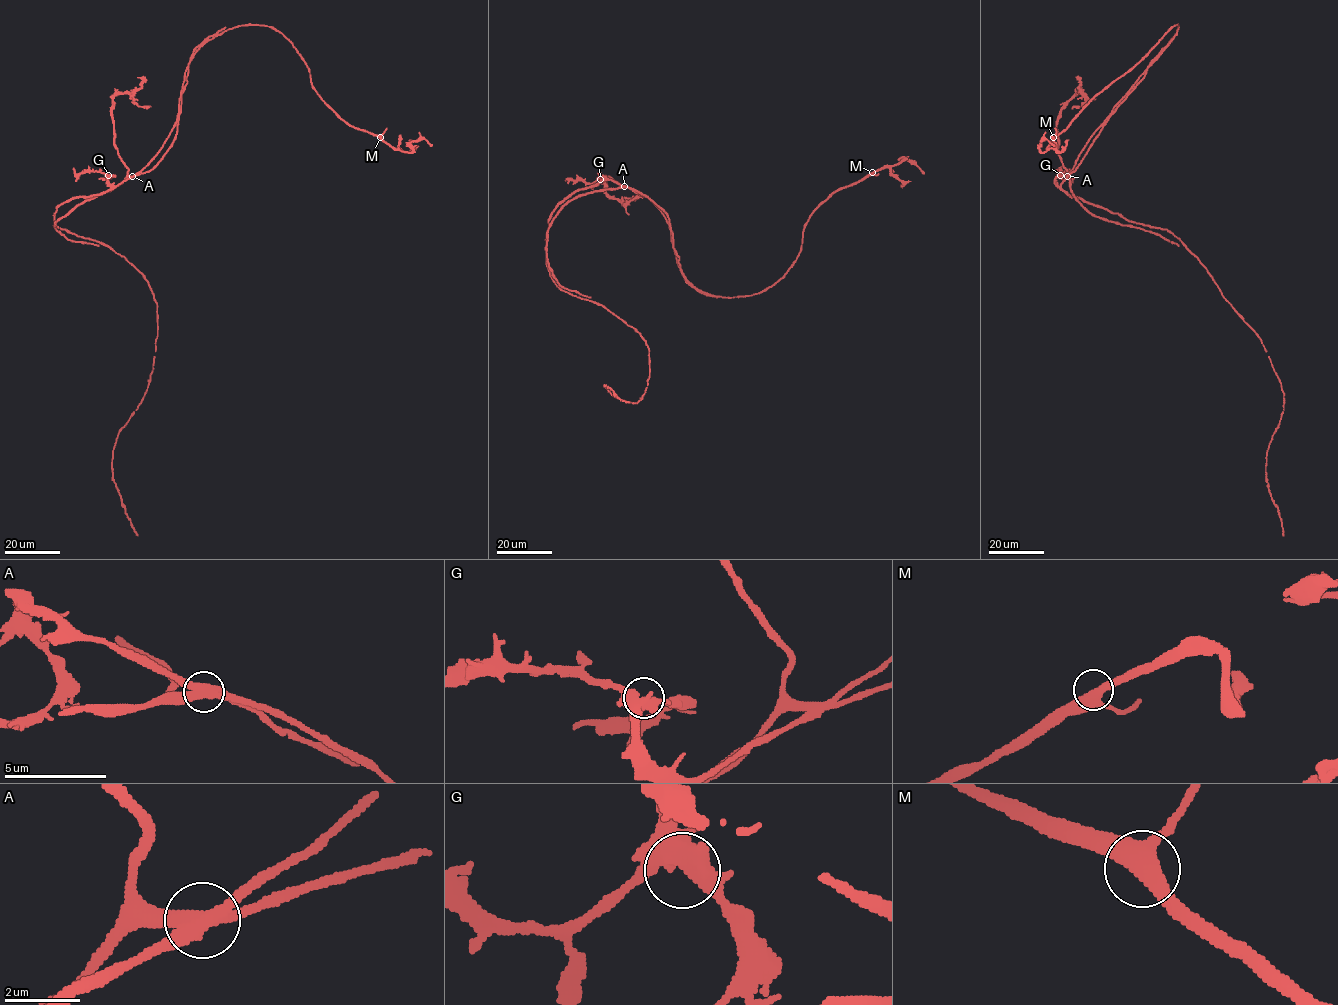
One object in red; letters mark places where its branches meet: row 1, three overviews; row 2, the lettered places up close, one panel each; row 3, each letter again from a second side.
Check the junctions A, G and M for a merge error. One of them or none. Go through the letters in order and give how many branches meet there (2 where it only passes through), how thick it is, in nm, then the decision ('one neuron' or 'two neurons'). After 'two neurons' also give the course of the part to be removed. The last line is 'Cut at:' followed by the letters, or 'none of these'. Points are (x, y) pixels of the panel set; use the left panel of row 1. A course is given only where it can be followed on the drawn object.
A: branches 3; calibre 400 nm; two neurons; course (132, 176), (149, 171), (172, 143), (191, 54), (199, 45), (225, 27)
G: branches 3; calibre 440 nm; one neuron
M: branches 3; calibre 400 nm; one neuron
Cut at: A

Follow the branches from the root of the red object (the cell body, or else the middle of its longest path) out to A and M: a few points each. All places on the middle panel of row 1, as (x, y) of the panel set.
A: (604, 180), (624, 187)
M: (604, 180), (660, 210), (678, 267), (694, 287), (734, 297), (780, 279), (800, 251), (811, 214), (872, 172)

